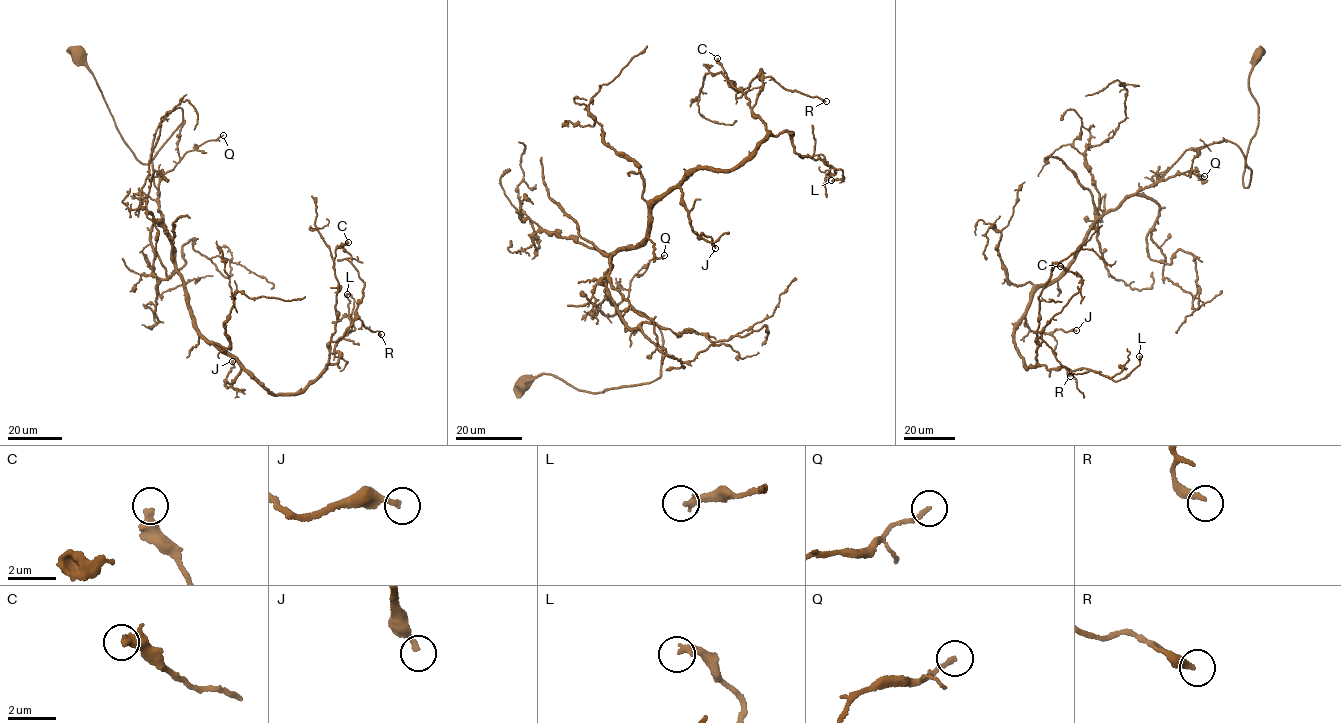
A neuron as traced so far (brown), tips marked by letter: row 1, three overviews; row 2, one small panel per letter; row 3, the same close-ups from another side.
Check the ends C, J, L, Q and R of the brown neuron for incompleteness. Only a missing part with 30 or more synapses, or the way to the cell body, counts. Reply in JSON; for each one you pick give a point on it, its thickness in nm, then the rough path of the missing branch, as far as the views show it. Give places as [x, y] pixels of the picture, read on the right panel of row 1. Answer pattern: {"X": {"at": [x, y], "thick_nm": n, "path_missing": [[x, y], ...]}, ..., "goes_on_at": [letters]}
{"goes_on_at": []}

